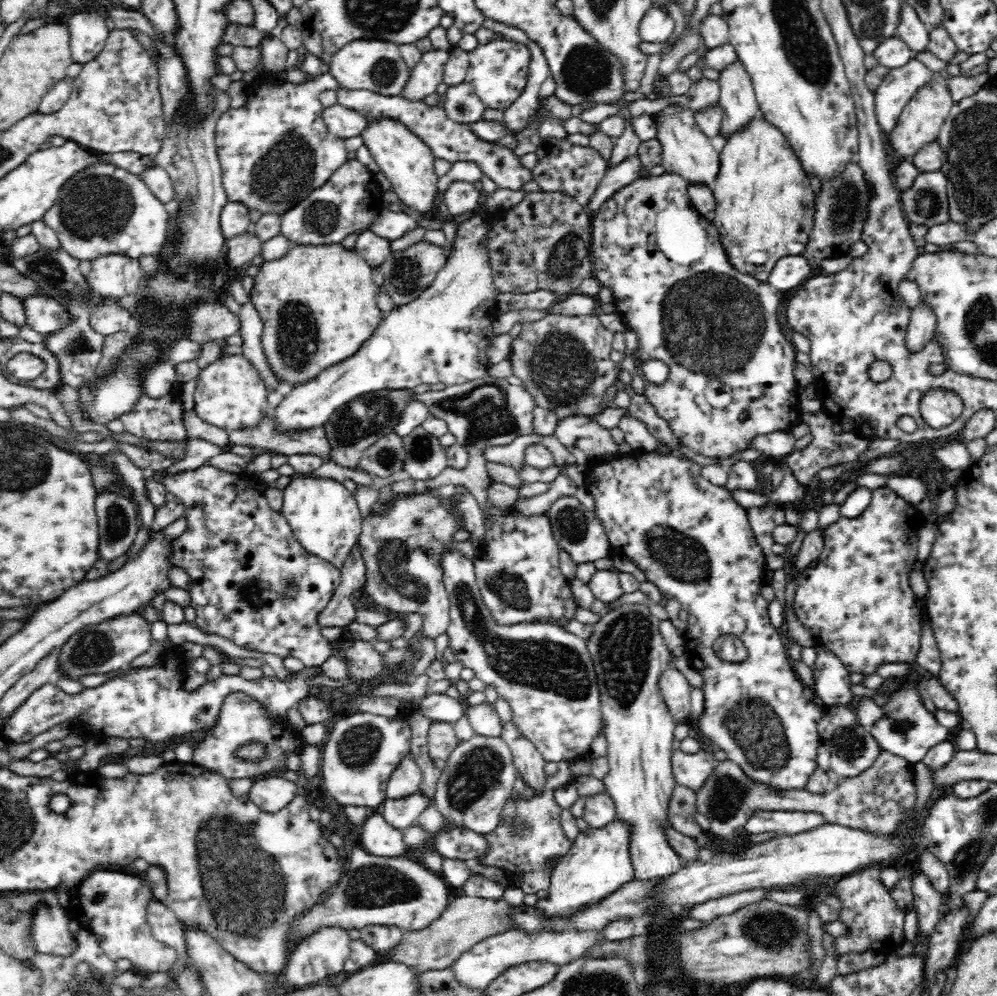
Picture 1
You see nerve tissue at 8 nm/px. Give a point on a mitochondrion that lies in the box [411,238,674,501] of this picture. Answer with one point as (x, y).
(561, 367)

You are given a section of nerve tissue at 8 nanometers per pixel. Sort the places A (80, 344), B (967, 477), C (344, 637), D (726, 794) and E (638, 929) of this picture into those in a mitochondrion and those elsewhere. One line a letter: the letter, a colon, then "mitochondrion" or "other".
A: mitochondrion
B: other
C: other
D: mitochondrion
E: other

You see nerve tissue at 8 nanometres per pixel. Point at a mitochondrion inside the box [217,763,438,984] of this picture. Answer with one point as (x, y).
(371, 886)

